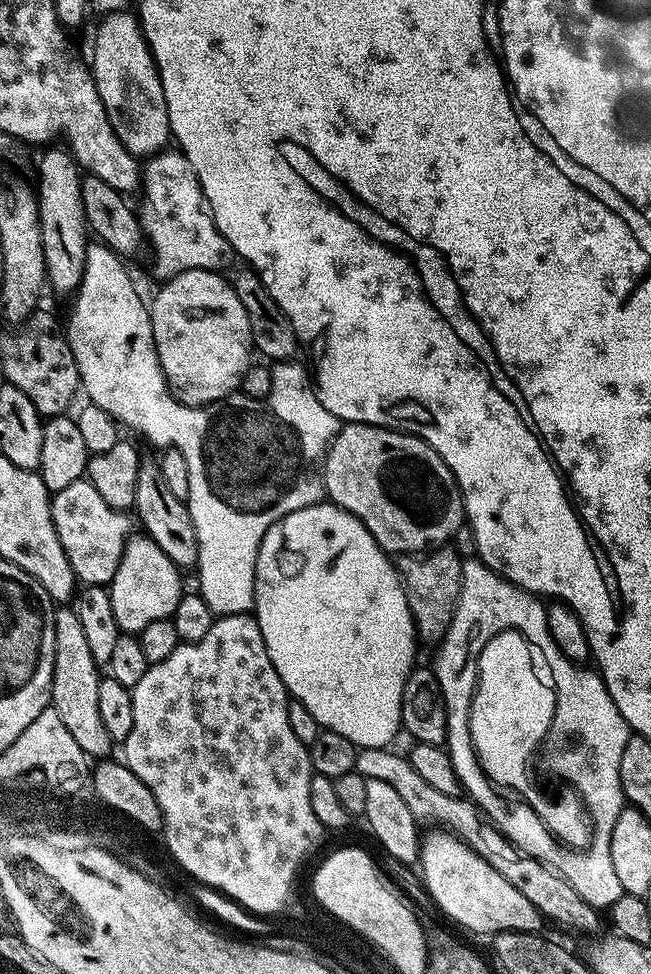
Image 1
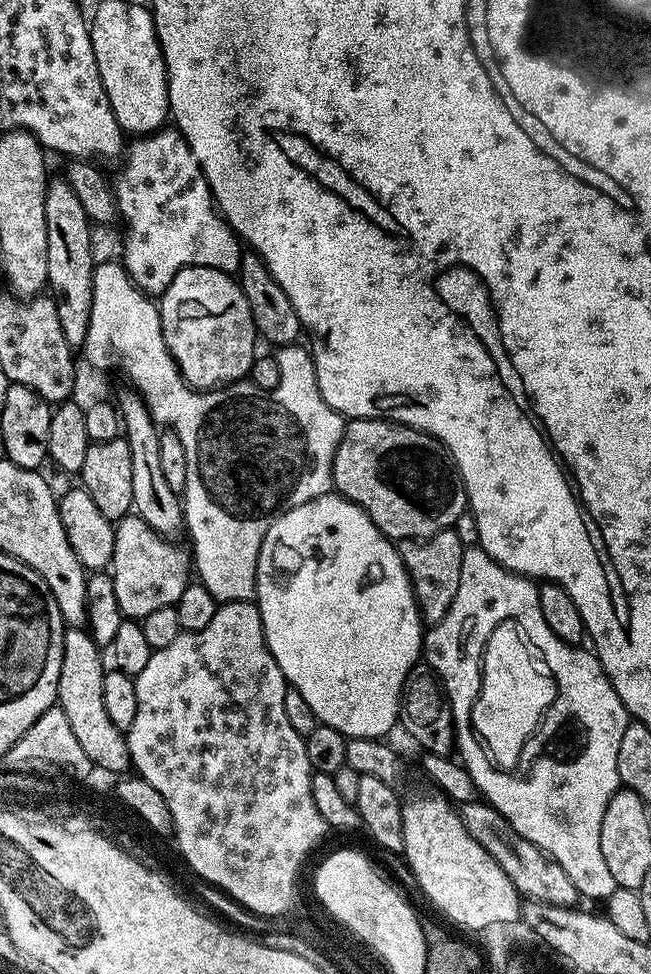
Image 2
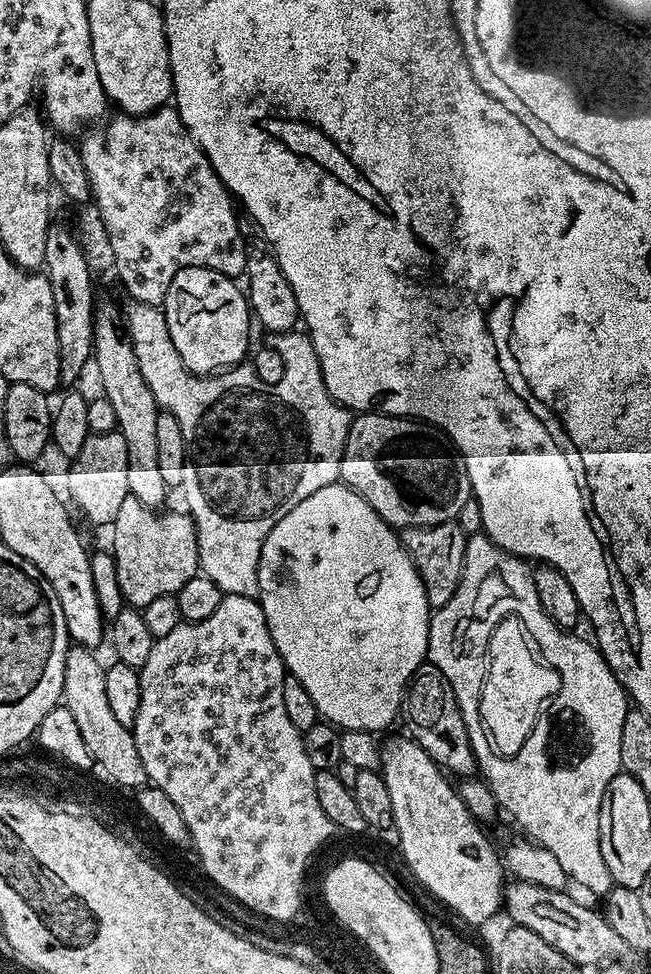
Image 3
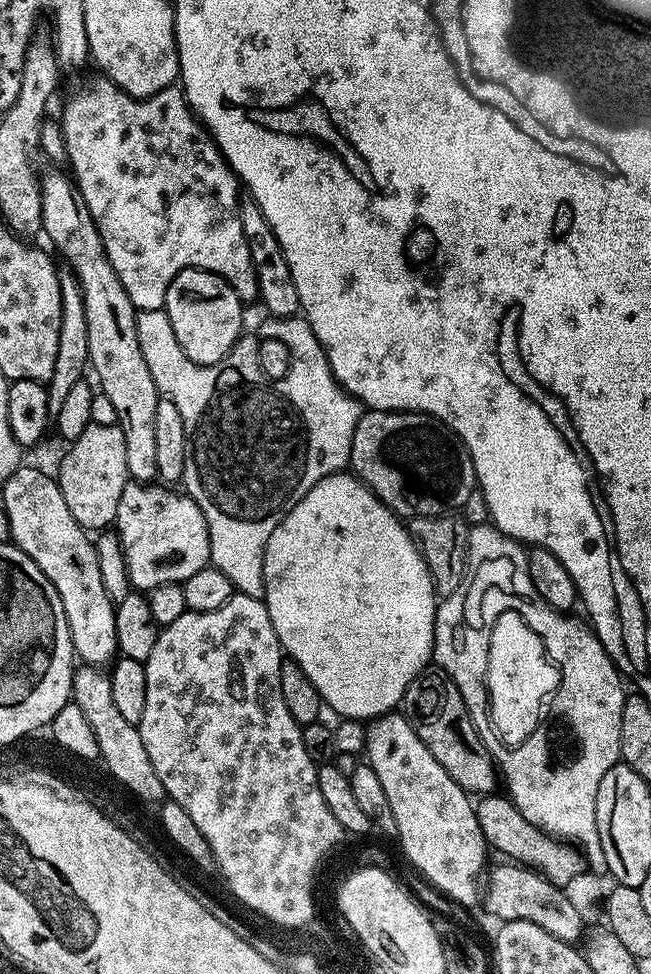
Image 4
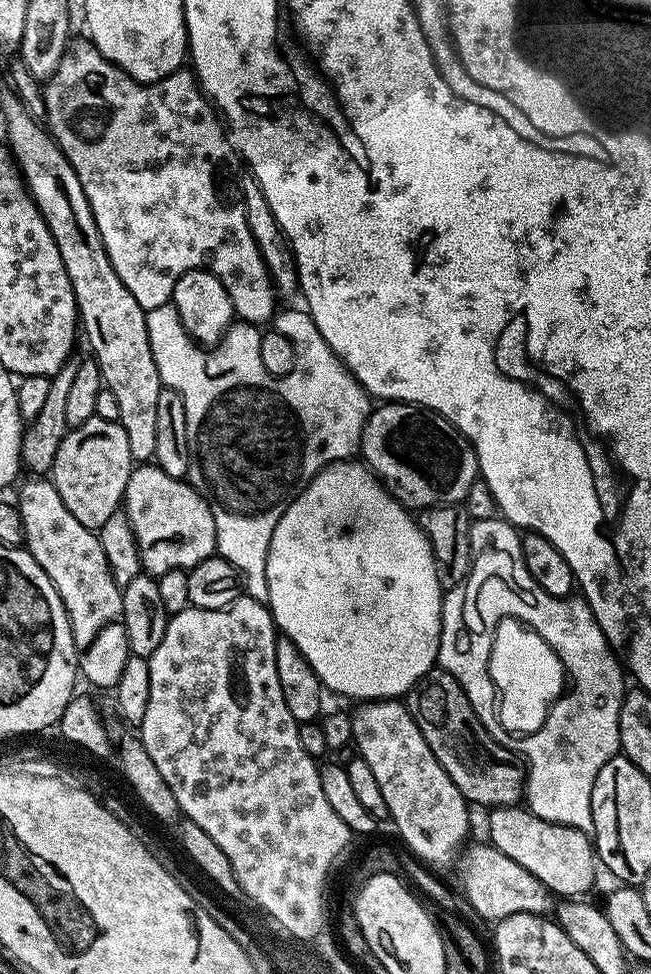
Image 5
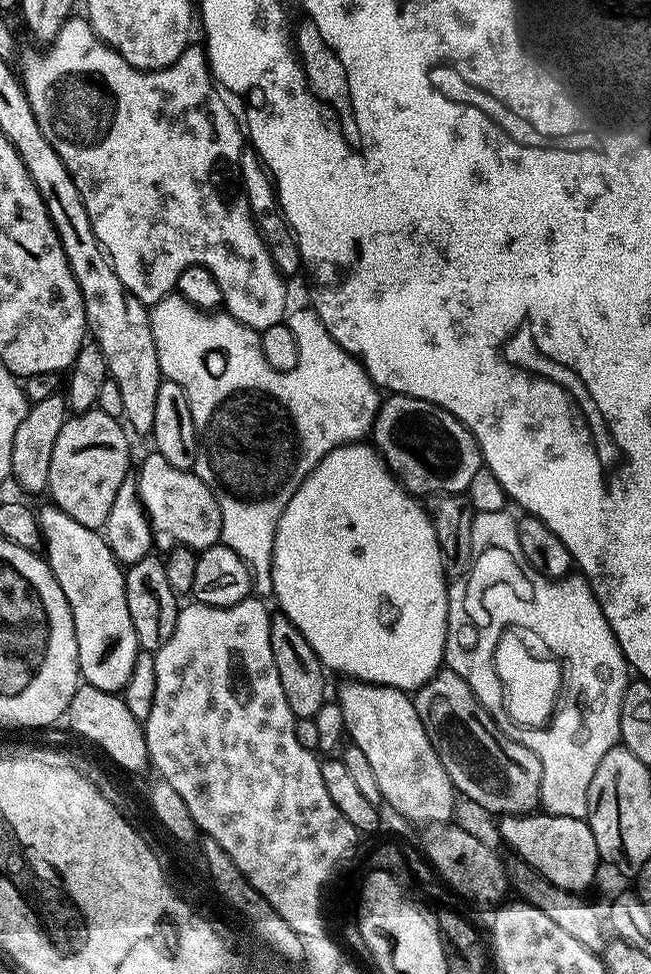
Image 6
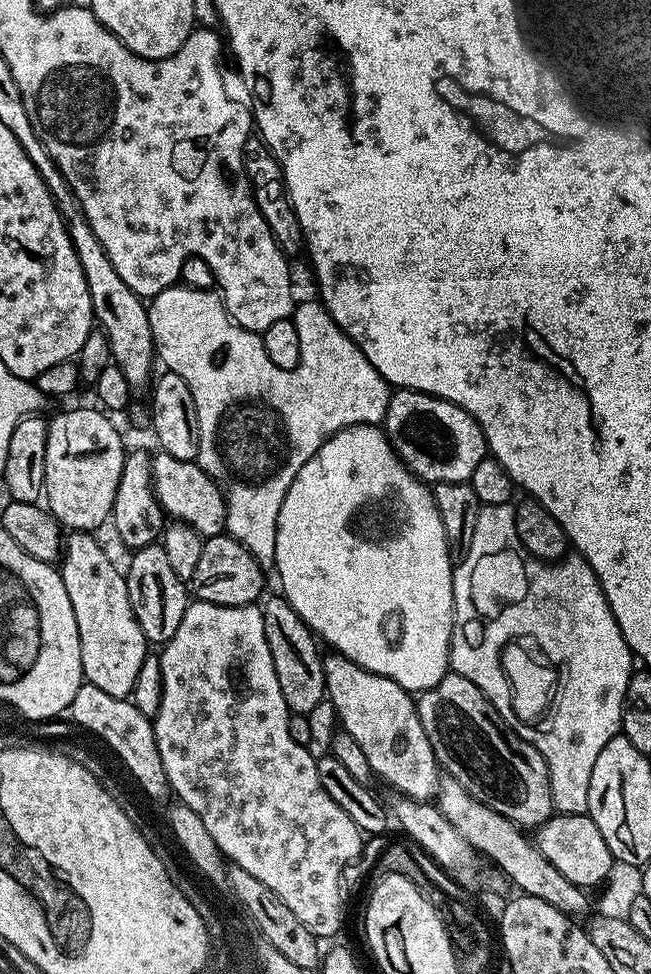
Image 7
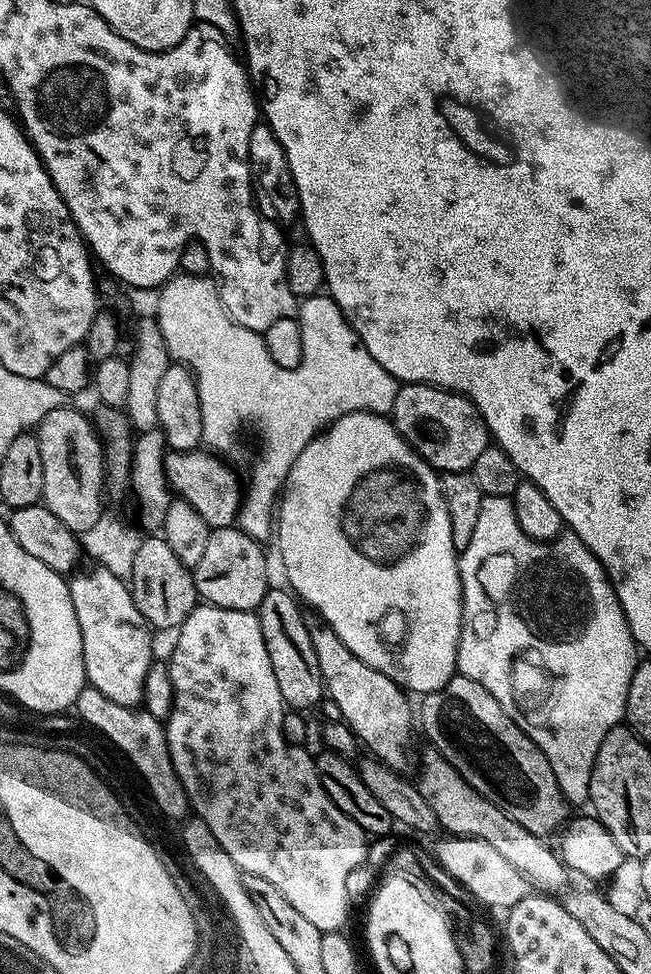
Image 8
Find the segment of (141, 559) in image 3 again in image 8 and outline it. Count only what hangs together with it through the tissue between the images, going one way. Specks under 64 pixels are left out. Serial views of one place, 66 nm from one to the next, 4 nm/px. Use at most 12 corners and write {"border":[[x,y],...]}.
{"border":[[208,450],[164,453],[168,485],[208,524],[237,523],[242,480]]}

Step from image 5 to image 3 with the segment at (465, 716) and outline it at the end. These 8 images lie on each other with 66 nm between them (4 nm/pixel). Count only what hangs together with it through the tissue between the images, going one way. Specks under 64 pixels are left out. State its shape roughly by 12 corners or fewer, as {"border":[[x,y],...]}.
{"border":[[437,668],[409,680],[407,735],[445,773],[476,755],[456,695]]}

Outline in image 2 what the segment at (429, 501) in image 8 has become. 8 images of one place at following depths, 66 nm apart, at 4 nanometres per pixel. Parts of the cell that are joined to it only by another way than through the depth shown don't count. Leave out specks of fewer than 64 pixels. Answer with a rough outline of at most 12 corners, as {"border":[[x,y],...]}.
{"border":[[329,494],[266,530],[254,603],[319,723],[397,727],[422,621]]}

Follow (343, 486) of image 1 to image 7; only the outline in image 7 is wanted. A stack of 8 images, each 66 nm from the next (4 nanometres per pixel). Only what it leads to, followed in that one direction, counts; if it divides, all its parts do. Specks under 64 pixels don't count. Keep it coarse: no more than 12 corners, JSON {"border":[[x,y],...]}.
{"border":[[389,395],[384,435],[429,486],[471,481],[489,455],[462,406]]}

